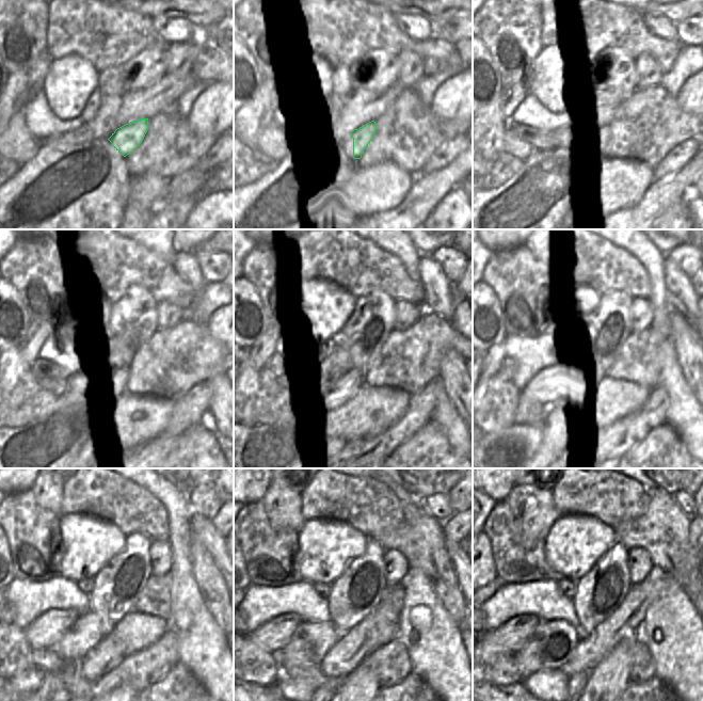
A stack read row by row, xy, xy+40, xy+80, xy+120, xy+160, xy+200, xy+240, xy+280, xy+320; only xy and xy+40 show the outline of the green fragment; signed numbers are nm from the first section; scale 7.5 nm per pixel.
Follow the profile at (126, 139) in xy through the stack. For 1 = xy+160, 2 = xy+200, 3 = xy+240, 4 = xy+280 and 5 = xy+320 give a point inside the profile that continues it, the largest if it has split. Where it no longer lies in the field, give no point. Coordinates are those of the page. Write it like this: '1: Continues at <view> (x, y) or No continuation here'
1: Continues at xy+160 (348, 383)
2: Continues at xy+200 (569, 391)
3: Continues at xy+240 (88, 630)
4: Continues at xy+280 (310, 641)
5: Continues at xy+320 (550, 644)

